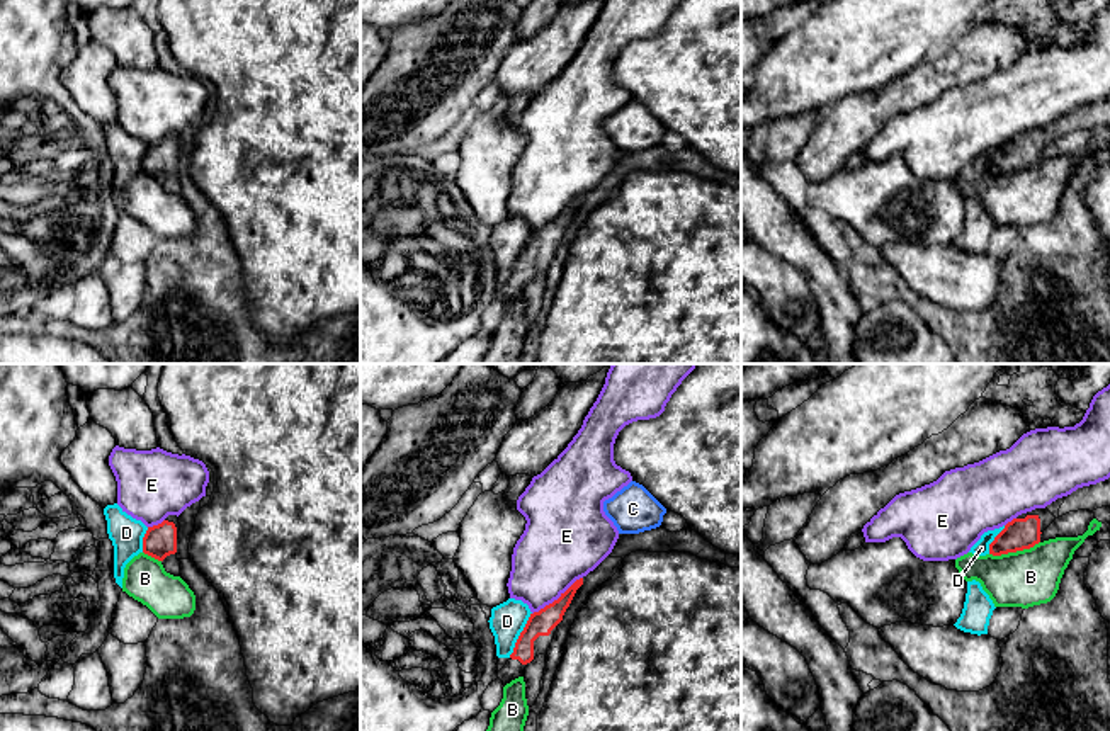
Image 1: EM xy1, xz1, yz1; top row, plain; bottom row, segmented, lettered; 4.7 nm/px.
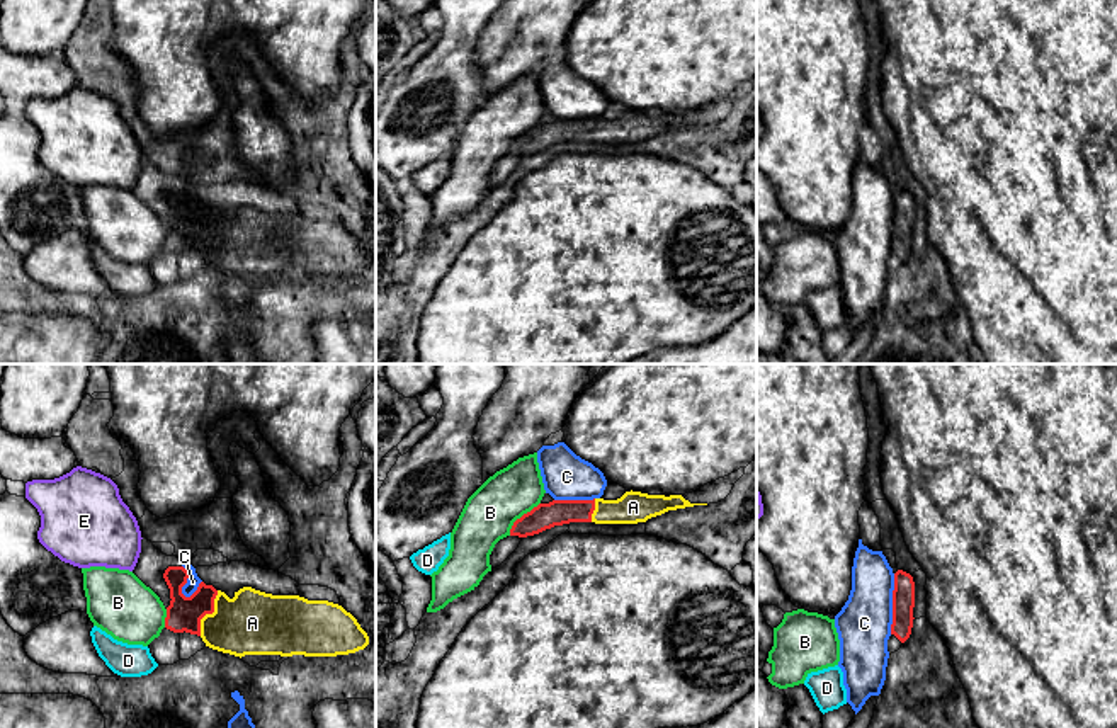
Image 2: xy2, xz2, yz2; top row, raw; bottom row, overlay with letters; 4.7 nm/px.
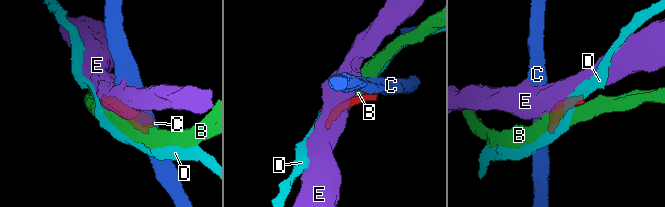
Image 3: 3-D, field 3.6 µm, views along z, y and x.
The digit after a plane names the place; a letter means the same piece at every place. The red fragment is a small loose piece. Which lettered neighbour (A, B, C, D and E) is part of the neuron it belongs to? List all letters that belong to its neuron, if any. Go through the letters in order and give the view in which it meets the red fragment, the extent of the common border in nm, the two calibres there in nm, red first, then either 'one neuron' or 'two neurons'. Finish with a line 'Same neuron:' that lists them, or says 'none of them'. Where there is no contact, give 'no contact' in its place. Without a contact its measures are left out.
A: contact in xy2; length 240 nm; calibres 160 and 300 nm; one neuron
B: contact in yz1; length 240 nm; calibres 150 and 260 nm; two neurons
C: contact in yz2; length 280 nm; calibres 110 and 260 nm; two neurons
D: contact in xz1; length 240 nm; calibres 120 and 170 nm; two neurons
E: contact in xz1; length 300 nm; calibres 120 and 360 nm; two neurons
Same neuron: A

